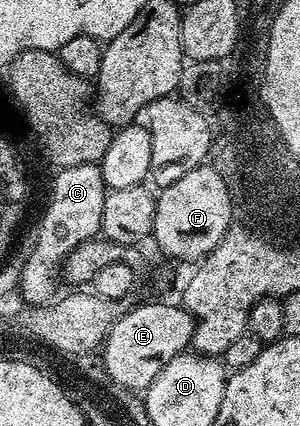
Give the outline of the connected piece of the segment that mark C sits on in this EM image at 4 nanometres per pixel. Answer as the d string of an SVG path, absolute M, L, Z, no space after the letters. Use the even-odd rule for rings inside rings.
M99 164L95 165L83 165L82 167L66 167L65 169L59 170L55 174L57 177L52 181L52 194L48 197L48 206L44 209L44 214L40 217L40 226L36 229L36 242L32 245L32 250L28 253L28 258L24 261L24 266L20 269L20 293L25 297L24 301L27 302L29 306L38 306L49 304L57 296L56 292L56 277L58 281L58 274L61 272L64 260L70 255L70 251L74 251L74 247L78 247L83 243L83 241L93 240L100 233L100 224L102 223L102 207L104 206L104 195L106 192L106 186L102 175L100 174Z

